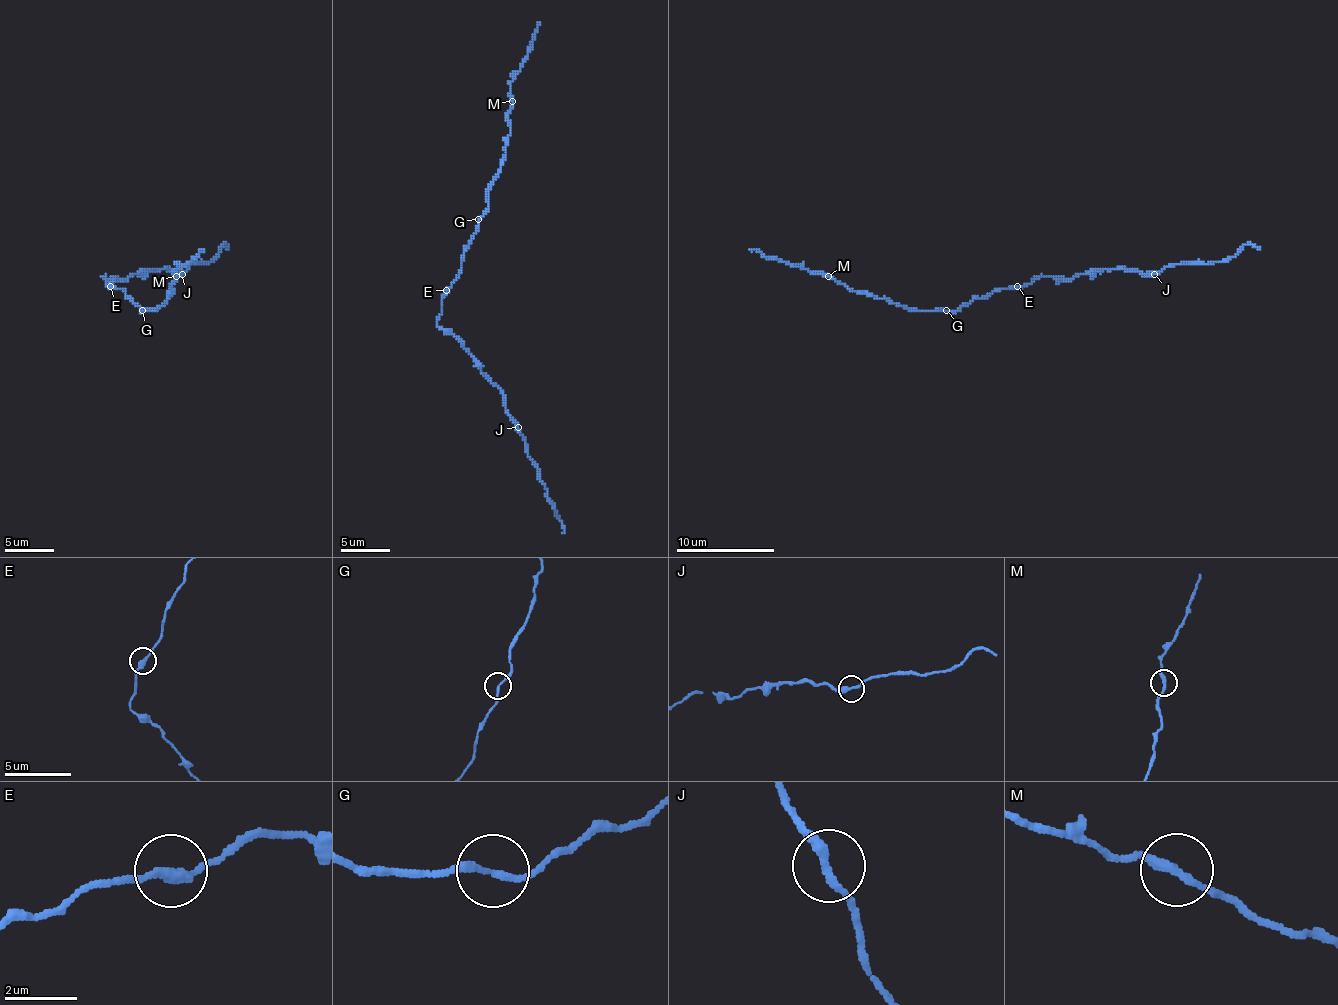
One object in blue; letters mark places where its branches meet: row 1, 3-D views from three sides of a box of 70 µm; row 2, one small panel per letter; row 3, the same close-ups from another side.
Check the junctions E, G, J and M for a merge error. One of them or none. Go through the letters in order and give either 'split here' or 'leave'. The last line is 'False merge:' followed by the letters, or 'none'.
E: leave
G: leave
J: leave
M: leave
False merge: none

